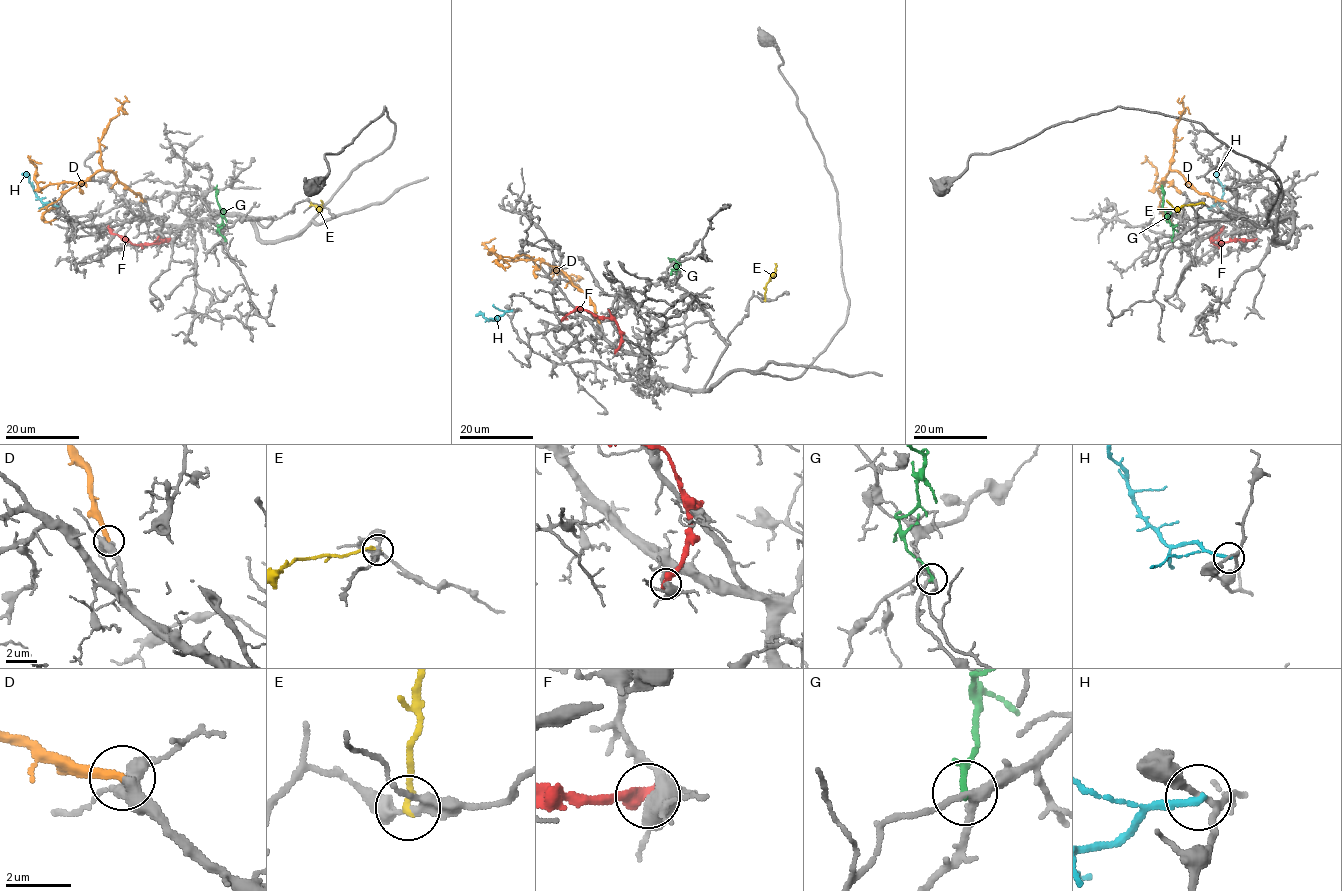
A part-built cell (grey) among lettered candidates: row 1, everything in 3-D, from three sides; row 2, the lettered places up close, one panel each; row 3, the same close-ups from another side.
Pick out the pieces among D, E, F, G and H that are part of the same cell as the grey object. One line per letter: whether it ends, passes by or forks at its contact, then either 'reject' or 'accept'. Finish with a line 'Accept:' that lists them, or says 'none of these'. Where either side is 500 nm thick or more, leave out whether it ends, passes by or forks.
D: it ends | accept
E: it ends | reject
F: it ends | reject
G: it ends | reject
H: it ends | reject
Accept: D

